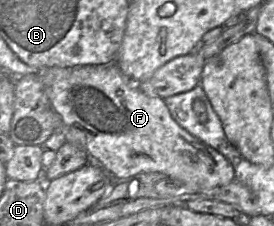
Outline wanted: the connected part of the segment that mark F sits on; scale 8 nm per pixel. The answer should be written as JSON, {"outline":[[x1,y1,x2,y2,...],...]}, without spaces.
{"outline":[[115,63,73,67,45,67,36,71,43,82,53,109,65,126,83,133,90,162,99,164,116,181,124,181,141,173,159,172,186,186,211,189,235,179,232,164,218,151,194,137,172,118,165,101,148,96,129,81]]}

